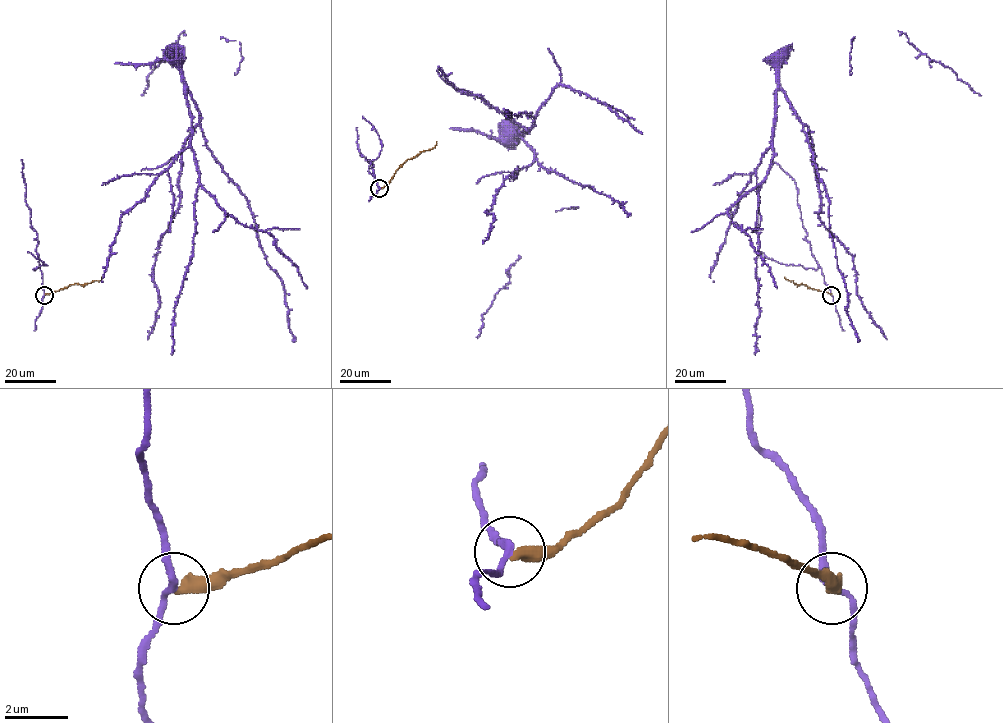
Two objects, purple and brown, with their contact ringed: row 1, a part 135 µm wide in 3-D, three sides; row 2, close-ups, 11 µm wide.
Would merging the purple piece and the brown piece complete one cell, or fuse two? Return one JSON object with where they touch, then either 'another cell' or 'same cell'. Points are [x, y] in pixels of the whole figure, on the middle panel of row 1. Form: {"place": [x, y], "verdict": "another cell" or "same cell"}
{"place": [379, 188], "verdict": "another cell"}

